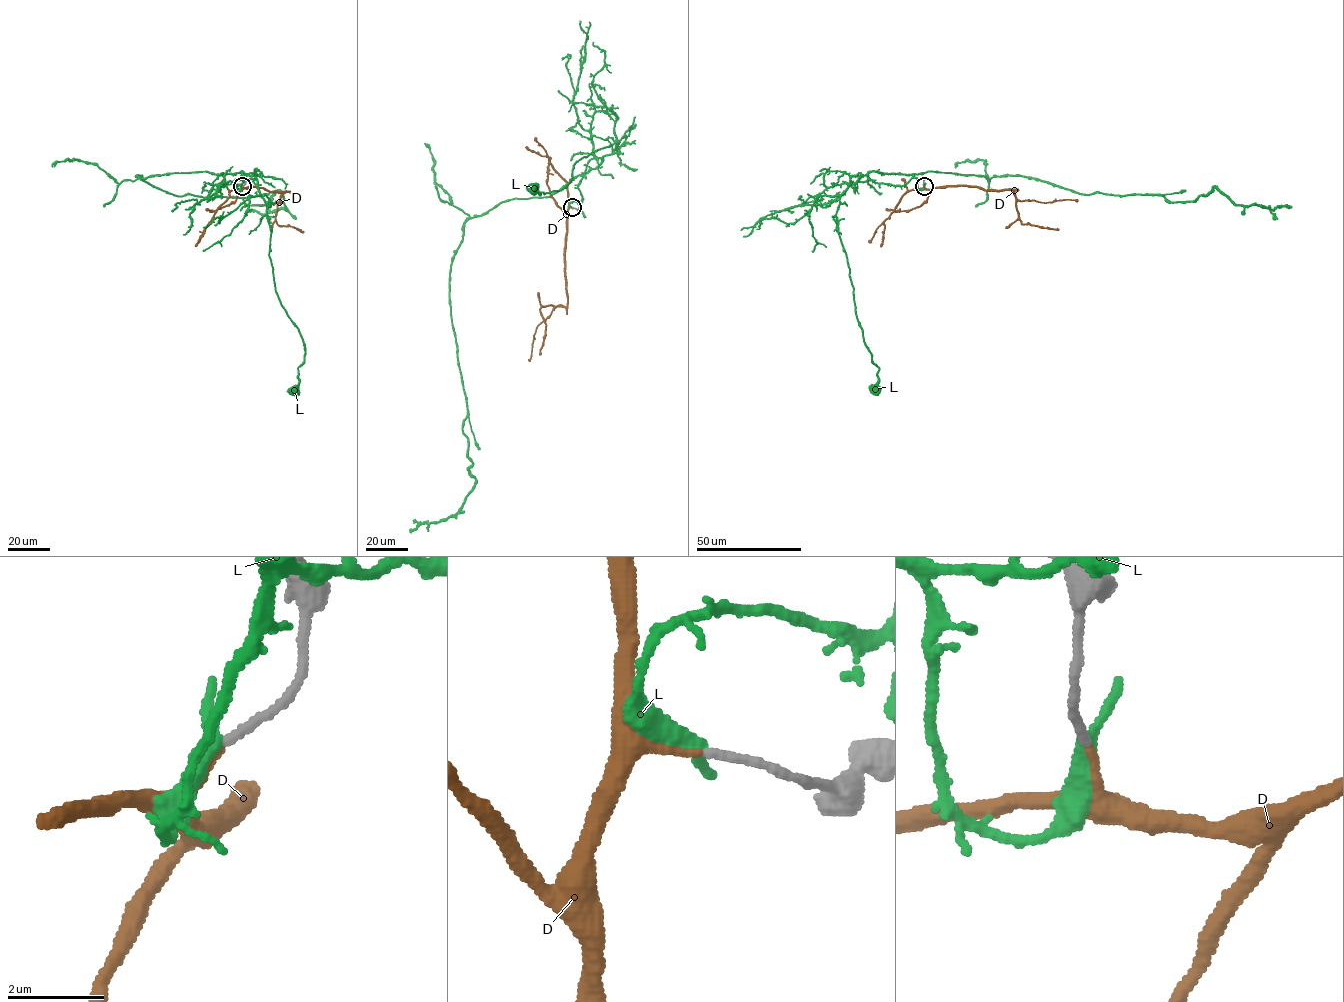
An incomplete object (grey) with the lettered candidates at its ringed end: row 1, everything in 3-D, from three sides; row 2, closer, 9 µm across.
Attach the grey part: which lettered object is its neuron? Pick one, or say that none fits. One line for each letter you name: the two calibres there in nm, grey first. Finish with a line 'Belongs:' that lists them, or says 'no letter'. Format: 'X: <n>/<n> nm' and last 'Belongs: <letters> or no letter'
D: 180/160 nm
Belongs: D

